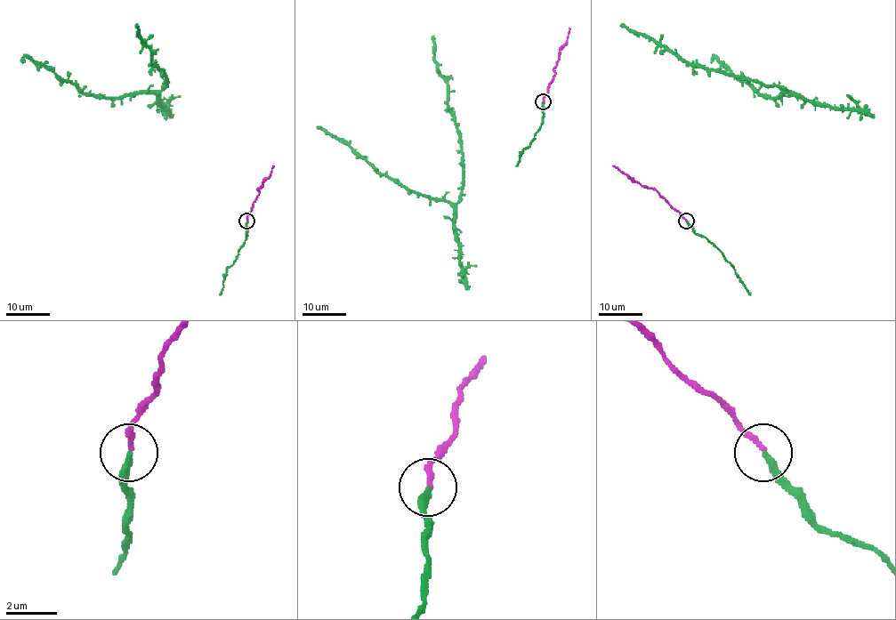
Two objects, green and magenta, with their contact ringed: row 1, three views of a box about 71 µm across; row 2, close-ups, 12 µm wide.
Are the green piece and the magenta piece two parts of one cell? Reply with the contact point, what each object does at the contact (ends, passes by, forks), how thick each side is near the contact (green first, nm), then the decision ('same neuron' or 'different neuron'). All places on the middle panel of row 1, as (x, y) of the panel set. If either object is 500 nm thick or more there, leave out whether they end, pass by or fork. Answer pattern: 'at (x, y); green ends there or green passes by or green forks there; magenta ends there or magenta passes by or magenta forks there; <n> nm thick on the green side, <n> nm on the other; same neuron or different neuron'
at (543, 101); green ends there; magenta ends there; 280 nm thick on the green side, 200 nm on the other; different neuron

